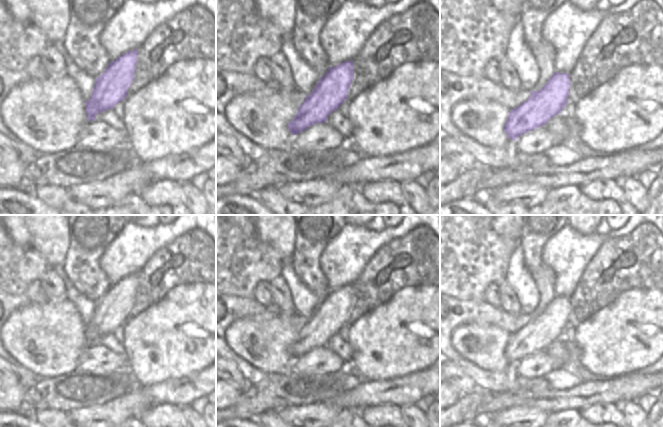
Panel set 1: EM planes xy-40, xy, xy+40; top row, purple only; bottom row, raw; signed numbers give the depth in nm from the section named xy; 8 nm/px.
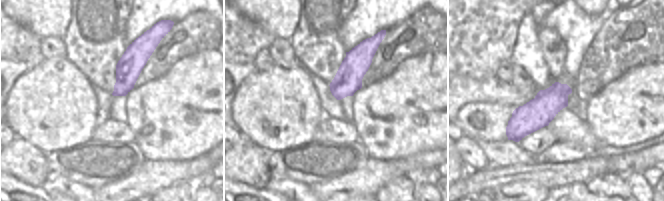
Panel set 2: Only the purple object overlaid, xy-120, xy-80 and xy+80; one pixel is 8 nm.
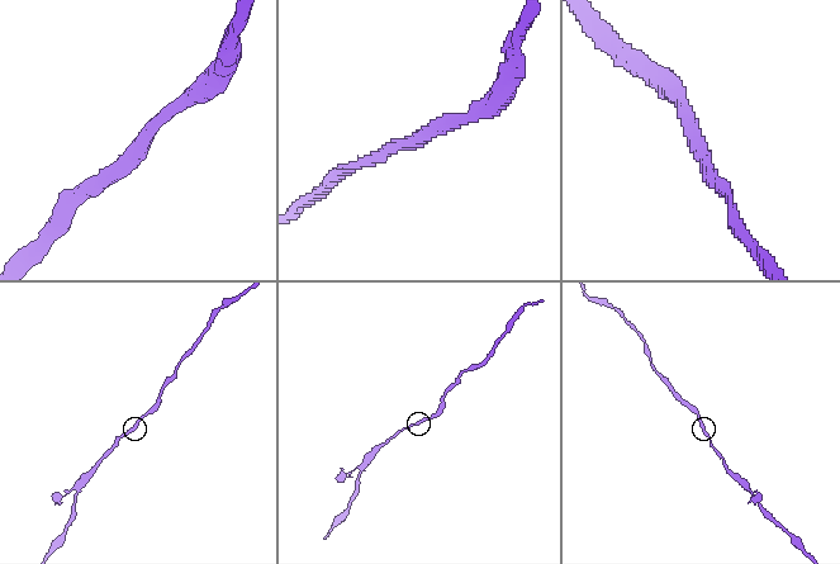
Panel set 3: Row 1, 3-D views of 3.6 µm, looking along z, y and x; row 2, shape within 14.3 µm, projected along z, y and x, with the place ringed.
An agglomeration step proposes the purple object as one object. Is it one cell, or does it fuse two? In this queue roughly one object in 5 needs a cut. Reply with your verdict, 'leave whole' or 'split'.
leave whole

